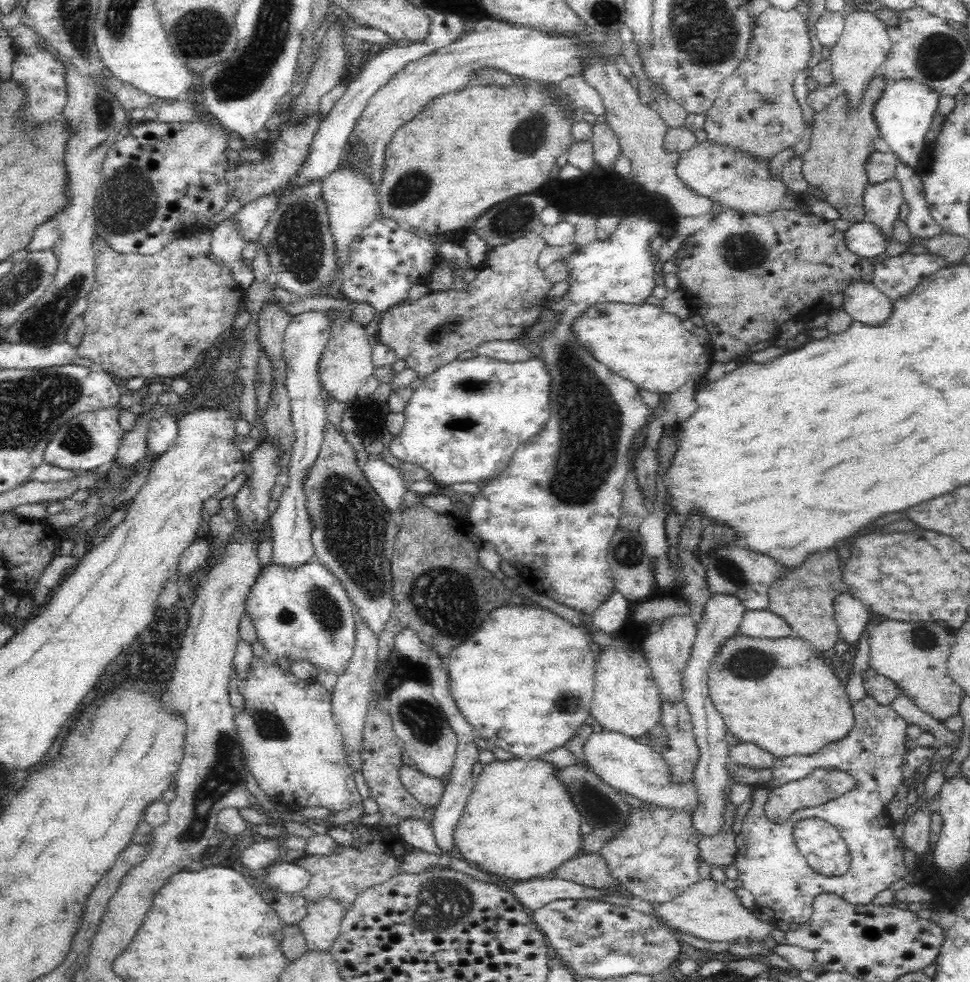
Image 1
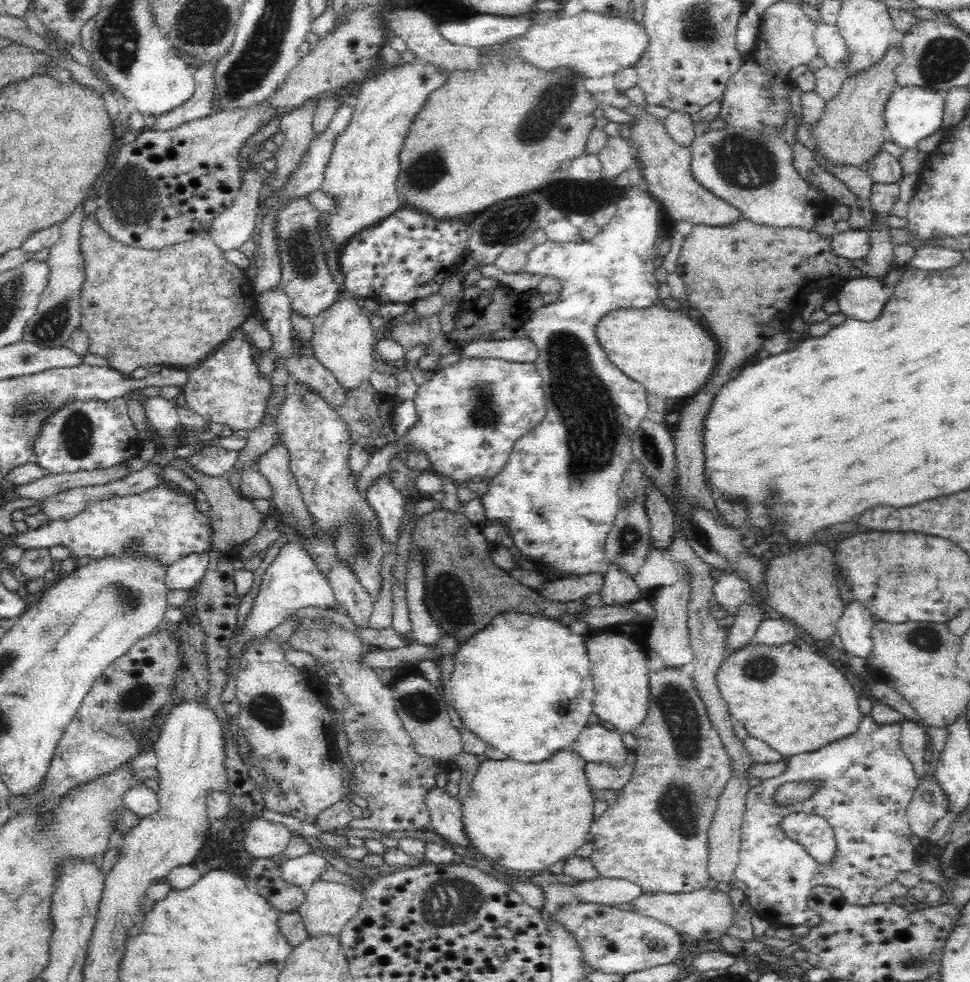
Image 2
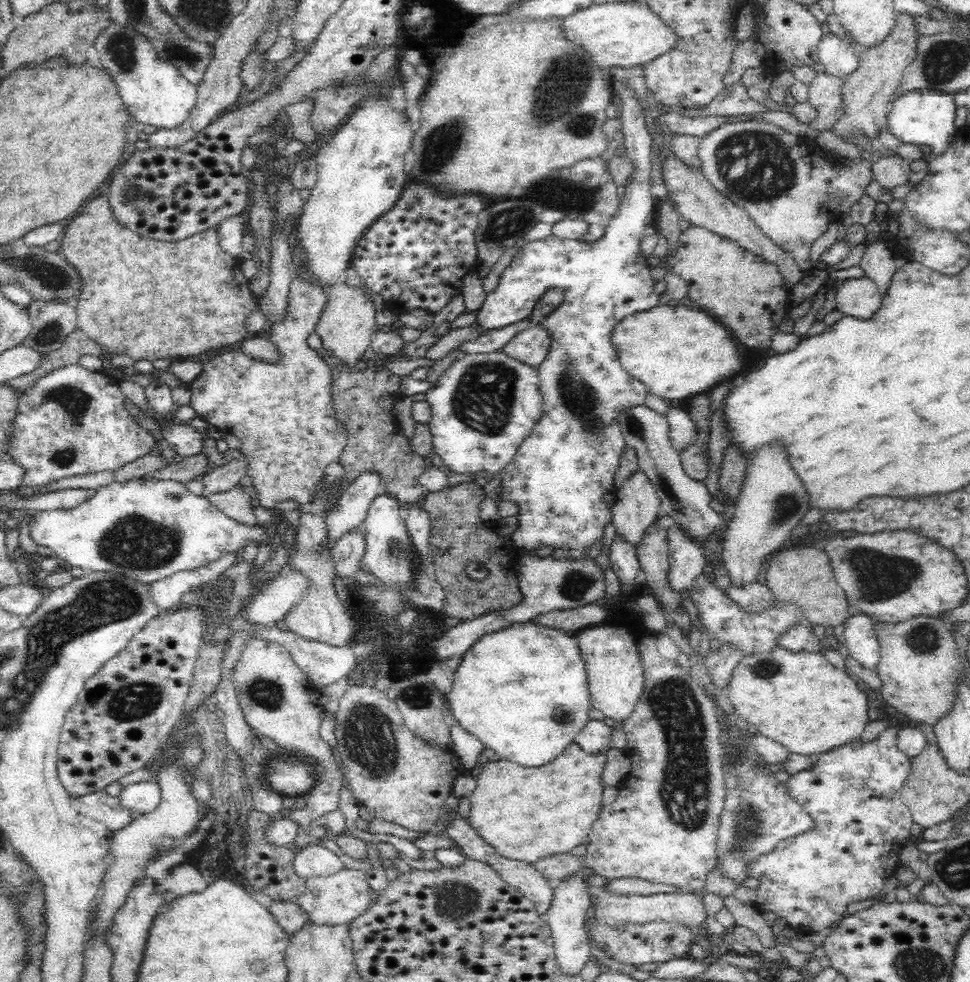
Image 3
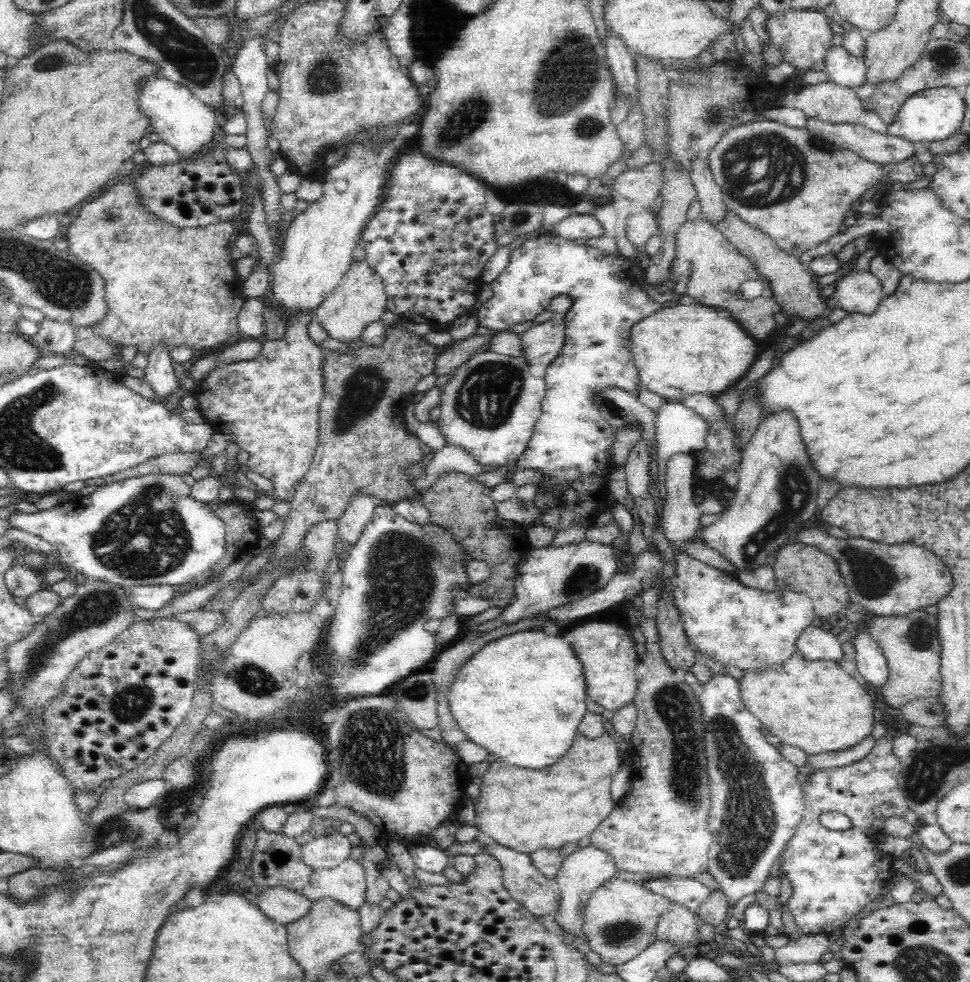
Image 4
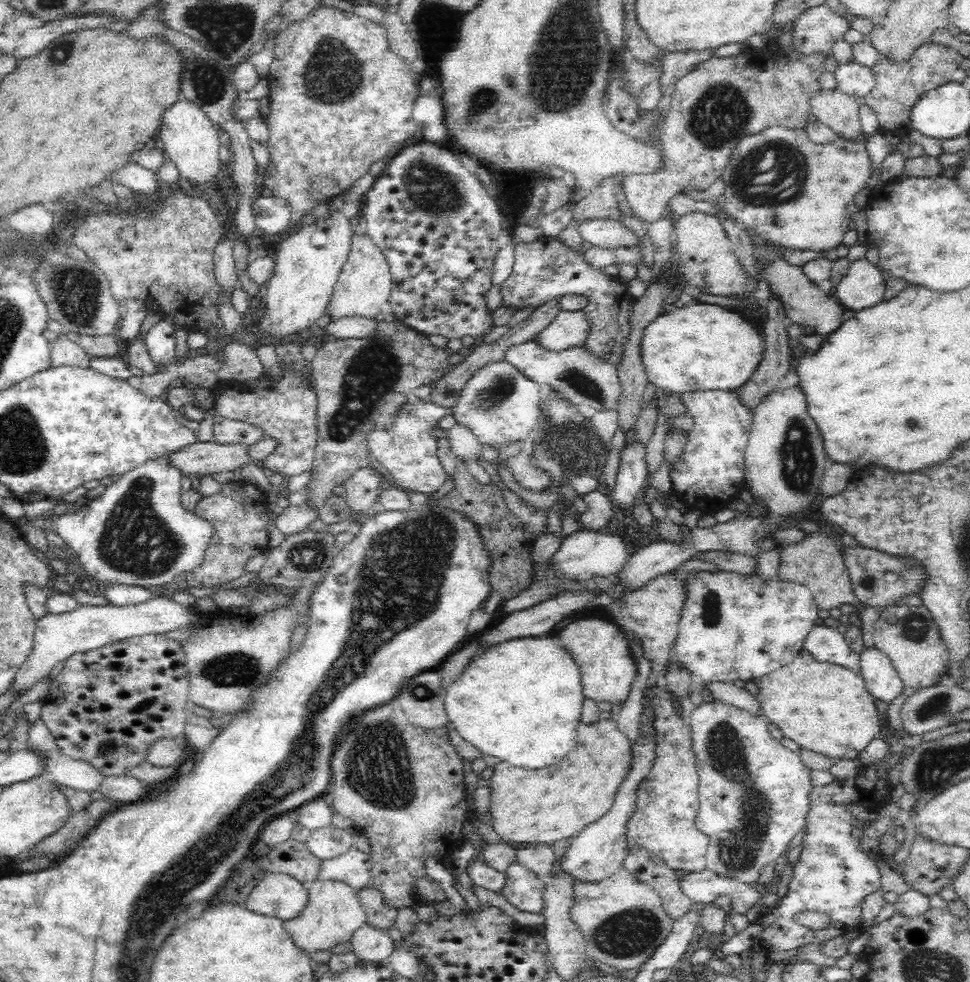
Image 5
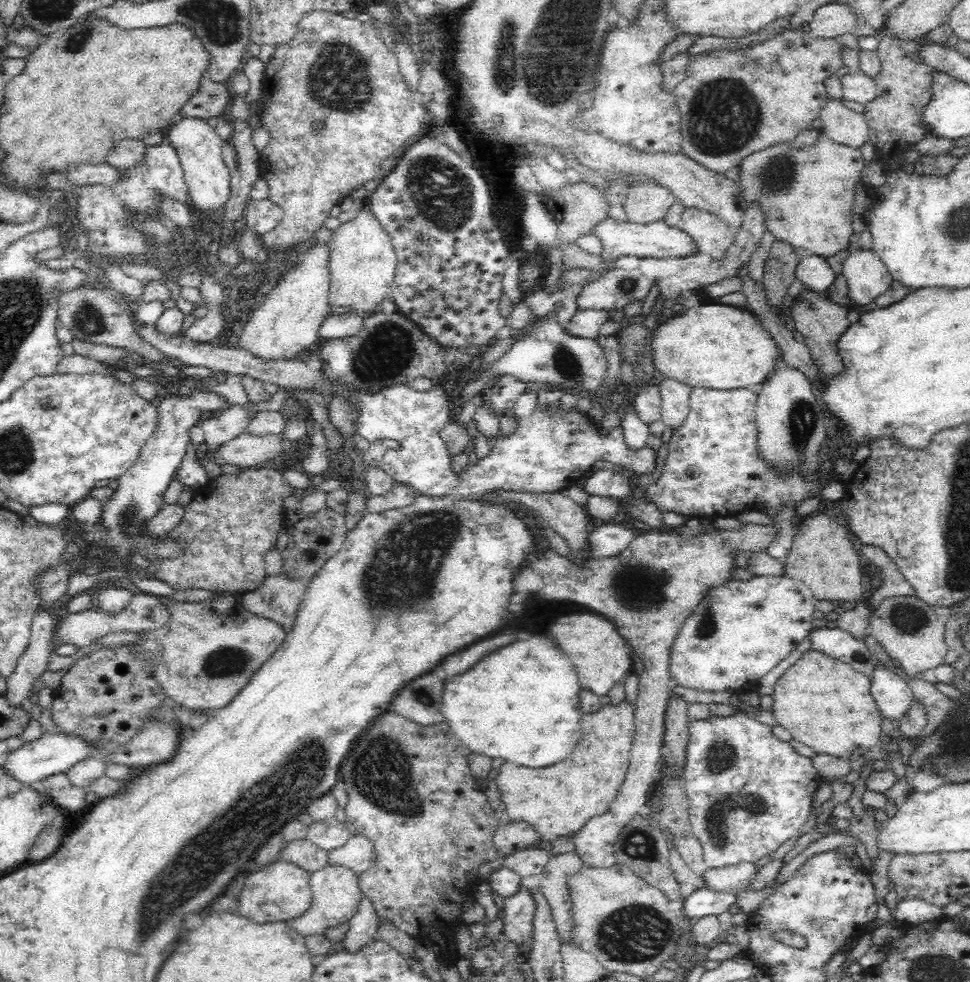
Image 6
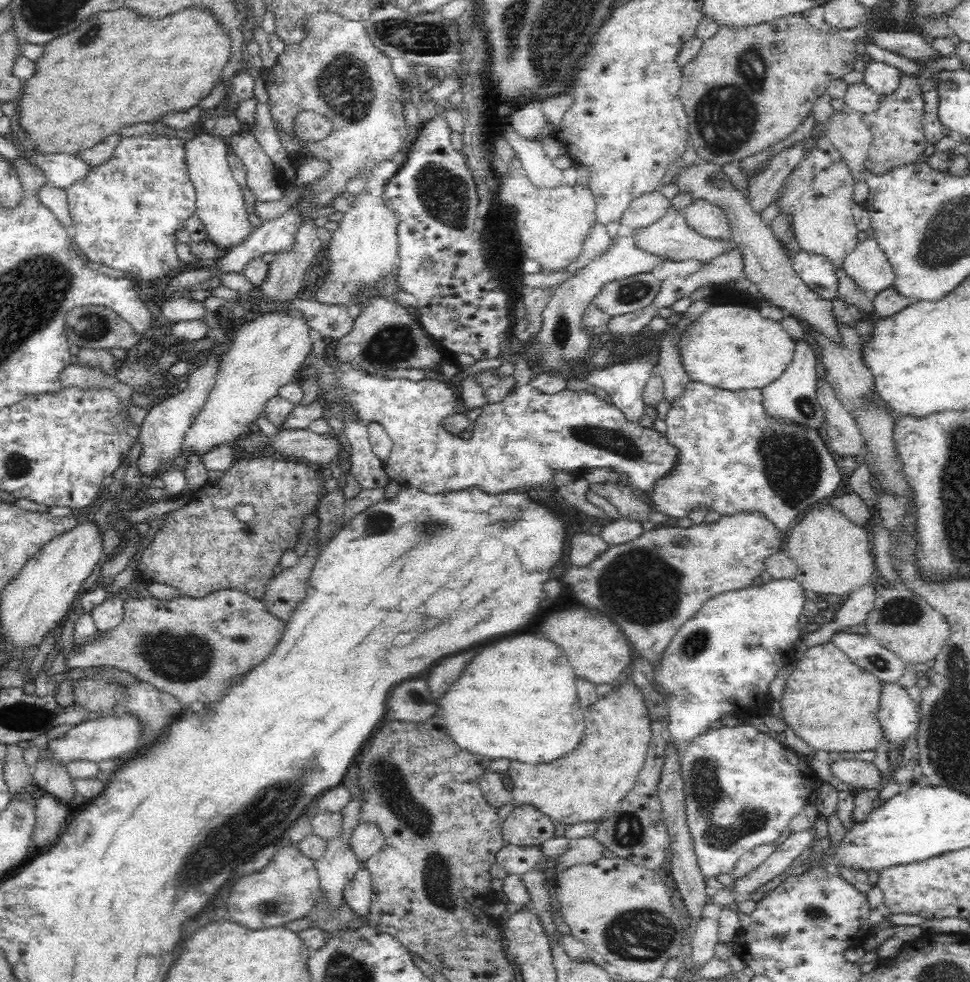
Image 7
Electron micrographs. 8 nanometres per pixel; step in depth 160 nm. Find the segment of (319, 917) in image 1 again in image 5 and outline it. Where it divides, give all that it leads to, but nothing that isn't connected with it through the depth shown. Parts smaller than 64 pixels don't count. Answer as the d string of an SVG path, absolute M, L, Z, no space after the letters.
M350 847L340 856L323 860L318 877L320 879L343 880L357 893L370 880L371 868L371 854Z

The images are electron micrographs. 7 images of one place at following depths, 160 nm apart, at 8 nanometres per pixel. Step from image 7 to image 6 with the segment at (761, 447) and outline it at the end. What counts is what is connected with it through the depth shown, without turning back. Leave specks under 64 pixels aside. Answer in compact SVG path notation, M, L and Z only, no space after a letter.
M692 387L688 414L673 429L662 474L658 480L651 480L647 492L637 497L646 498L662 512L676 512L686 518L762 512L772 520L775 530L767 553L784 562L794 542L796 528L792 522L798 506L816 496L816 491L824 486L818 478L826 476L826 468L818 458L818 466L806 476L800 465L776 467L764 460L756 426L757 393L757 388L749 387L736 390Z

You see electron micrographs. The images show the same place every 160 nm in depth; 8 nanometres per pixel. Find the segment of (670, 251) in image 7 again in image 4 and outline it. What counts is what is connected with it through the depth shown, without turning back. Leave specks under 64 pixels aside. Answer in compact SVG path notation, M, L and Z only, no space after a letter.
M572 214L558 222L553 233L572 242L581 238L588 241L592 238L603 238L605 229L602 227L602 223L592 215Z

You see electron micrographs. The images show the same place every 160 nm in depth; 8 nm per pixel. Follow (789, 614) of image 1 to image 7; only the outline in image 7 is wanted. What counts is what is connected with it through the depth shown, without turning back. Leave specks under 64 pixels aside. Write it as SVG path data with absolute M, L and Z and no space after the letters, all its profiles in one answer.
M830 504L810 506L810 510L806 510L806 514L803 515L804 518L790 528L784 542L786 554L798 565L795 579L801 586L814 593L843 595L852 592L852 589L860 588L863 584L870 583L875 571L875 560L874 554L872 554L869 527L865 524L858 526L858 524L850 522L844 512L836 510Z

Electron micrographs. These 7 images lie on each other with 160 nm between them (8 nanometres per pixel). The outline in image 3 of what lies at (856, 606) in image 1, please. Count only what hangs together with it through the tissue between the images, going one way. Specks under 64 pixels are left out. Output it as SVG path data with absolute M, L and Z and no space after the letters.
M862 612L843 623L845 645L852 656L862 667L874 671L881 660L881 647L878 642L874 620Z

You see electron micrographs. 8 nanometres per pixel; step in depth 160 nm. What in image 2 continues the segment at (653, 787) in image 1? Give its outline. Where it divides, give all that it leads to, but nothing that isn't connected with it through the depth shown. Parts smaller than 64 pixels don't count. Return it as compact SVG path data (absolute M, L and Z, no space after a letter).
M598 724L587 726L578 735L572 750L588 762L610 761L614 765L621 765L630 752L623 745L620 733L607 730Z

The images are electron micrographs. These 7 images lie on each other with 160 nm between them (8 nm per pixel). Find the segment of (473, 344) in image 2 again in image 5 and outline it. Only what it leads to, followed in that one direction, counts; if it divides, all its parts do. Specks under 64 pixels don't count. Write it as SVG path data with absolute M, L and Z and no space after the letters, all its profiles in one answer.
M585 310L560 312L544 330L534 339L538 339L544 347L561 351L565 348L584 345L590 336L592 323Z

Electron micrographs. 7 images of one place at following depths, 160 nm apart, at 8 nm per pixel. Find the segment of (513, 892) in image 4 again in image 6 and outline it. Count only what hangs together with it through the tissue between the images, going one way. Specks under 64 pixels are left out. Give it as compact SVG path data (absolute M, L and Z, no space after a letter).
M524 885L520 886L514 894L514 896L504 899L504 930L503 930L503 936L505 936L505 939L508 943L512 943L515 948L515 953L518 957L522 958L525 963L528 963L528 960L530 960L530 954L532 954L532 934L534 933L534 926L533 926L533 916L535 915L535 904L533 899L531 898L531 894L529 893L529 889L526 888Z

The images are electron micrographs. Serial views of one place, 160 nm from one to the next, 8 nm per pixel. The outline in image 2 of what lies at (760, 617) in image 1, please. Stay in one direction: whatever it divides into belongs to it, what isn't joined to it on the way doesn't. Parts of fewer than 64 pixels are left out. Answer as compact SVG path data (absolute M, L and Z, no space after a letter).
M767 618L758 626L758 630L756 630L754 636L755 643L768 647L780 647L783 644L788 644L788 642L802 637L802 632L794 622L786 618Z

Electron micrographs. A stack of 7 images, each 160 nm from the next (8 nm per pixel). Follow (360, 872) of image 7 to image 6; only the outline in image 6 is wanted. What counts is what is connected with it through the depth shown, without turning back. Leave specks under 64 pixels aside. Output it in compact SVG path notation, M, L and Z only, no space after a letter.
M362 894L355 913L349 918L349 930L343 941L344 948L356 952L361 946L377 937L379 930L378 913L368 896Z

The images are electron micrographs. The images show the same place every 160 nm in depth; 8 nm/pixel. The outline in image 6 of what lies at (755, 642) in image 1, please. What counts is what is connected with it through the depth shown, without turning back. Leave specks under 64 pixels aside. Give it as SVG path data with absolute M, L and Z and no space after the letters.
M811 649L785 672L777 681L772 704L772 714L778 724L792 735L792 738L813 748L816 754L850 759L862 757L864 752L883 741L879 708L871 694L871 680L861 672L856 672L848 664L824 652Z

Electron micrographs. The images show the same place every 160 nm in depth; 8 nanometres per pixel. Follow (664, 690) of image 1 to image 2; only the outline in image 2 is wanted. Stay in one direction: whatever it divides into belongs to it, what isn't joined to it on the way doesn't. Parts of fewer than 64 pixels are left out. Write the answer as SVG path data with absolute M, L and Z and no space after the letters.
M680 565L678 572L679 577L674 584L658 587L656 598L652 602L653 608L656 609L656 618L646 643L650 654L656 653L664 659L664 668L688 669L694 658L689 645L687 627L687 604L692 592L692 573L684 565Z

